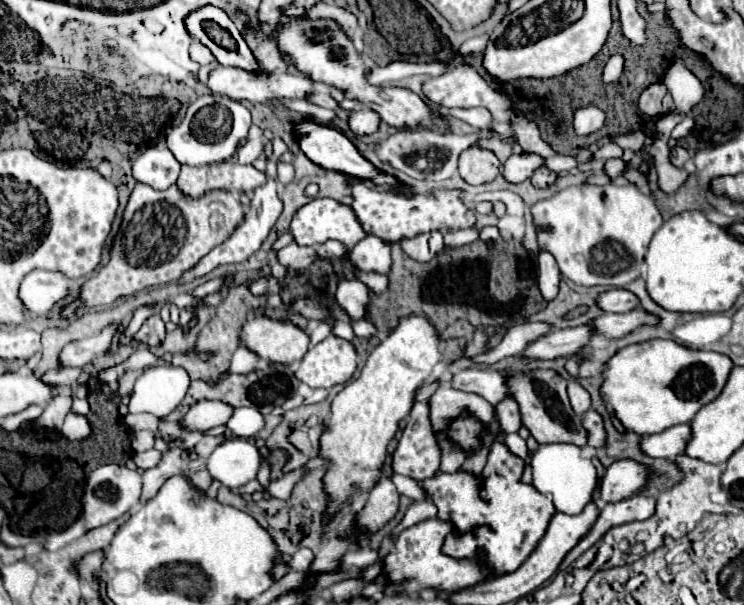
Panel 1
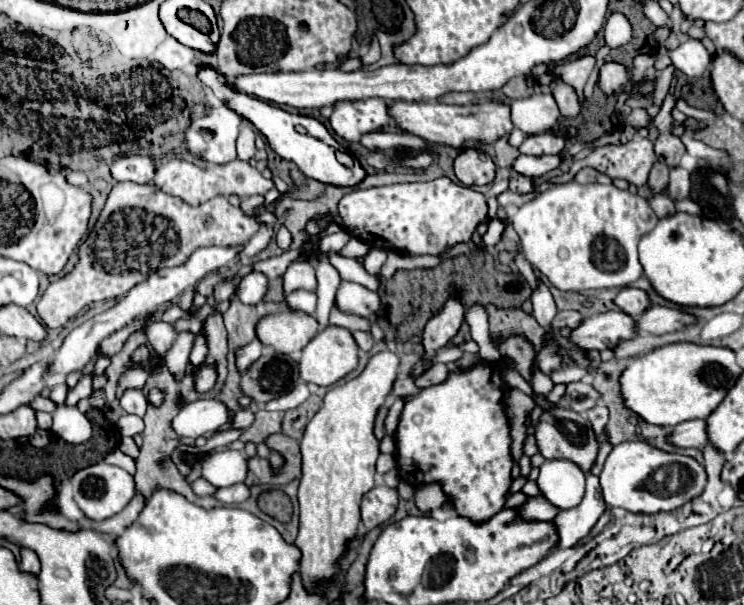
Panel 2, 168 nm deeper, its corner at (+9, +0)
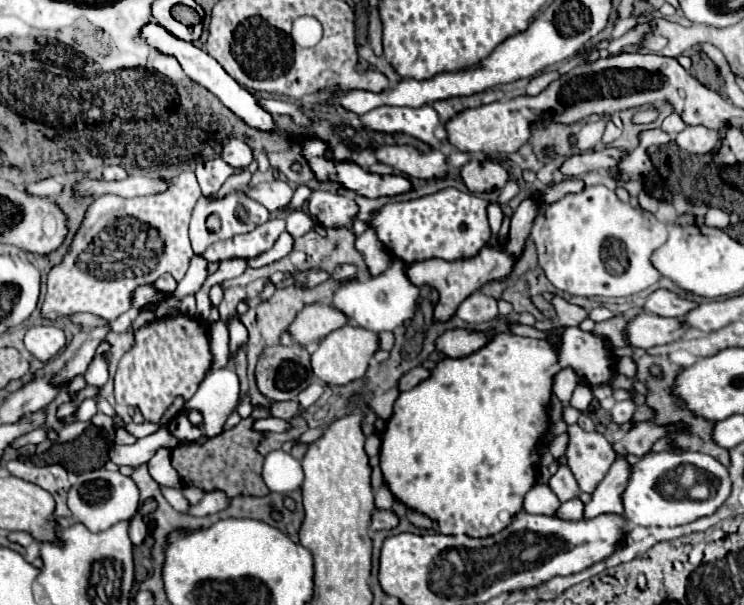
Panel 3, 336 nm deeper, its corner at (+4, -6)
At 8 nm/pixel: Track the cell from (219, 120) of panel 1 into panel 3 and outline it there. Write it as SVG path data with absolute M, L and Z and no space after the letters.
M227 138L221 142L221 158L235 170L245 168L253 162L253 152L251 148L237 138Z

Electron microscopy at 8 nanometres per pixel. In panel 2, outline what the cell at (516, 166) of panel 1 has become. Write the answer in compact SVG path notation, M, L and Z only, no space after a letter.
M520 156L512 166L516 172L522 176L534 178L534 176L544 176L546 172L558 168L562 164L562 156Z

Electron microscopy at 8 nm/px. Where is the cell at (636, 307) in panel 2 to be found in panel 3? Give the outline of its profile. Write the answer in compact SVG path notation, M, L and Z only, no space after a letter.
M655 290L653 294L647 296L647 300L643 302L643 310L657 314L657 316L665 316L665 318L681 318L685 316L691 308L695 308L693 302L689 300L681 300L677 294L669 292L669 290Z

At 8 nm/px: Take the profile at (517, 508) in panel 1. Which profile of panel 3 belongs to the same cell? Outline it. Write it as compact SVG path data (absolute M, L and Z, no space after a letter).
M577 498L575 500L569 500L569 502L563 502L555 516L563 518L563 520L581 520L583 518L583 502L579 502Z

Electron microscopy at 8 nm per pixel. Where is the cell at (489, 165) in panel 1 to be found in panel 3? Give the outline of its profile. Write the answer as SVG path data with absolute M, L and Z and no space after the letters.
M473 158L461 168L461 178L471 192L491 192L505 186L507 170L489 158Z

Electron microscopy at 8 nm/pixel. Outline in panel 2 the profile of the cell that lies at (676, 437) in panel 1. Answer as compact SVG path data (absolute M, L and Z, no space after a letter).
M704 420L680 422L668 434L668 442L672 442L674 446L682 446L682 448L690 448L690 446L692 448L704 448L708 444L706 422Z

